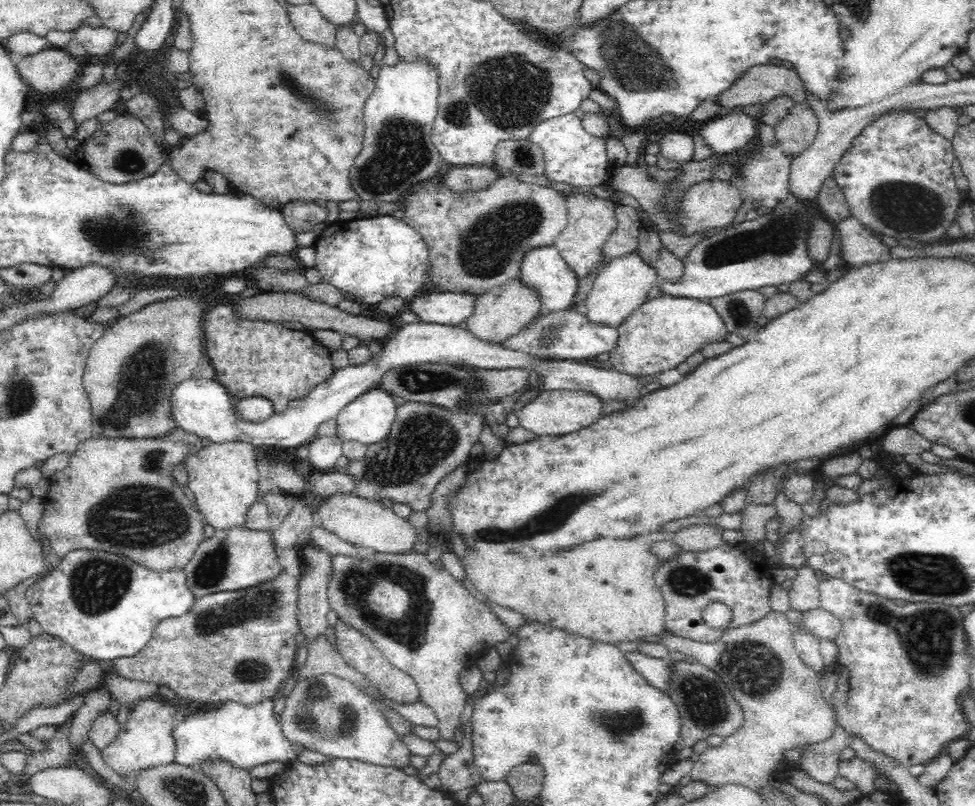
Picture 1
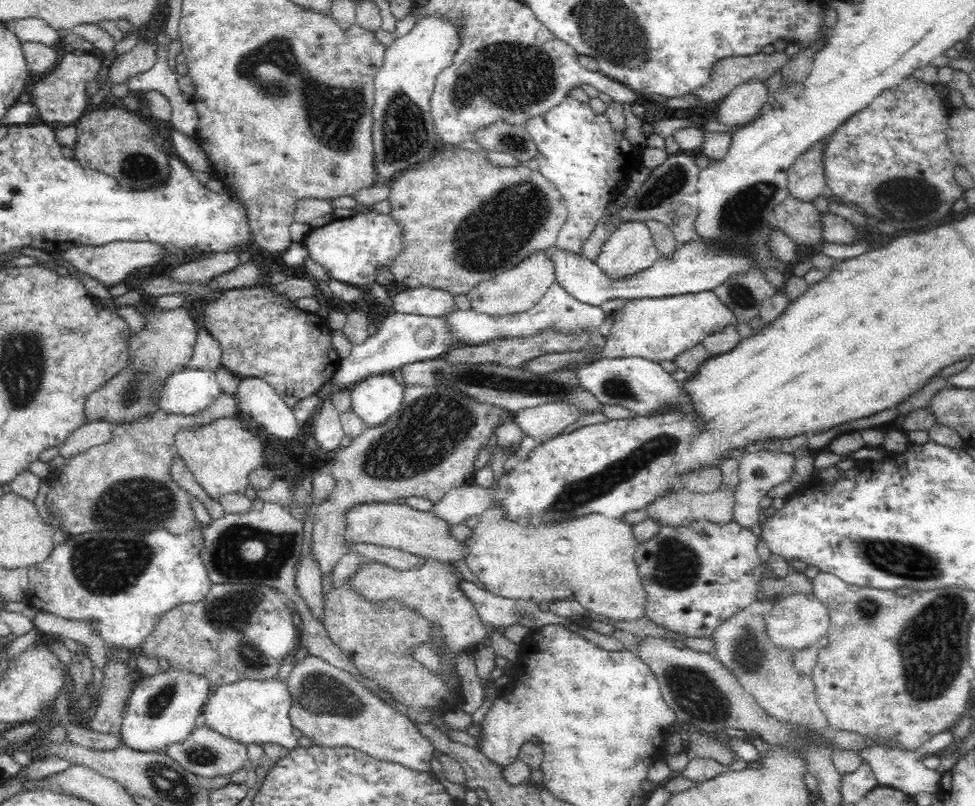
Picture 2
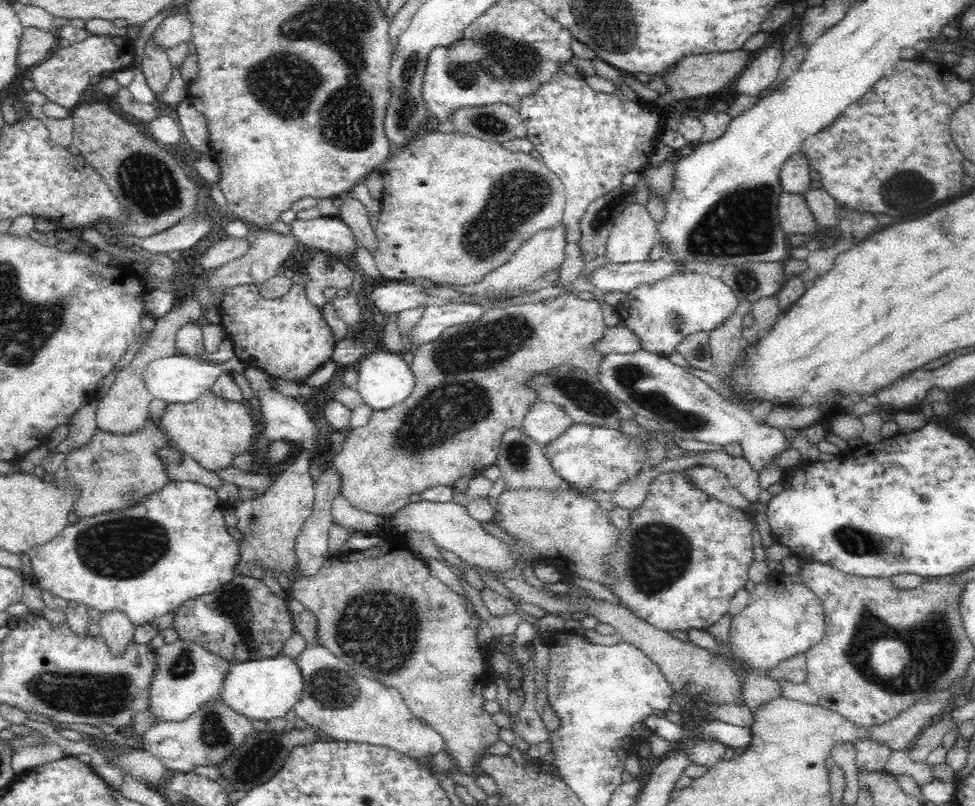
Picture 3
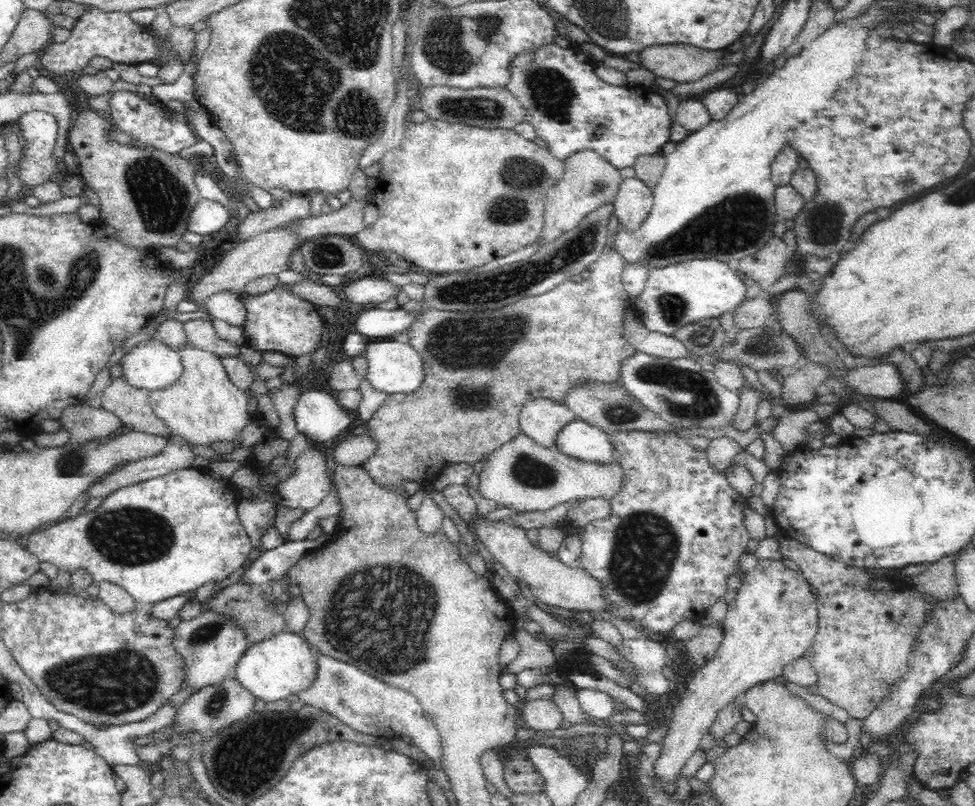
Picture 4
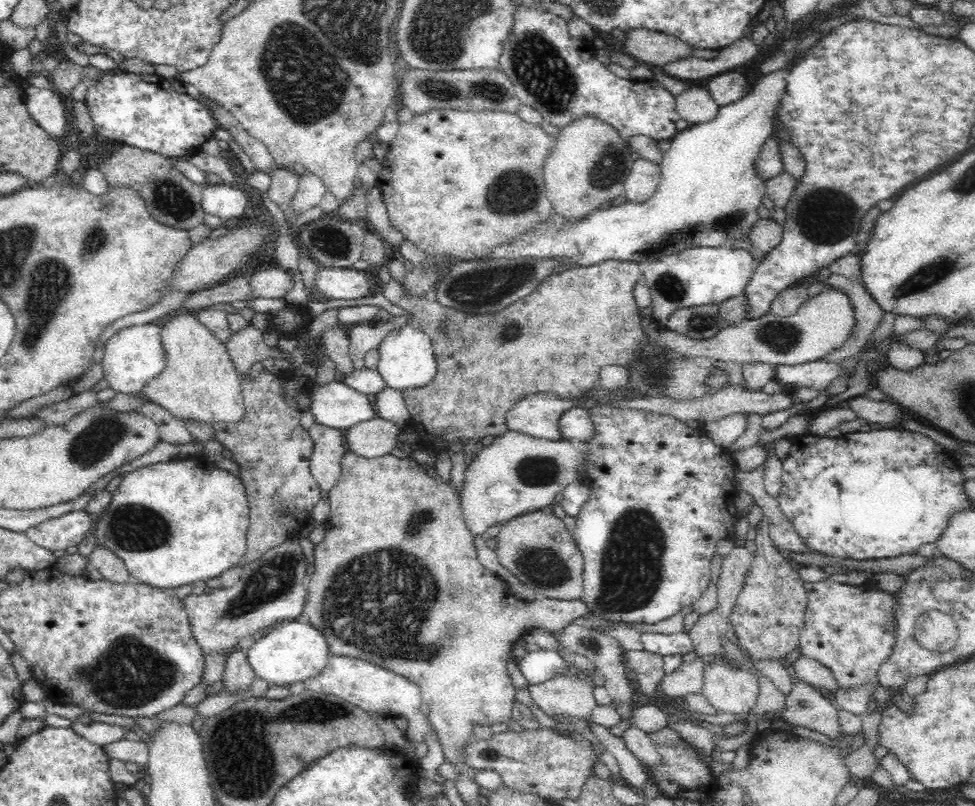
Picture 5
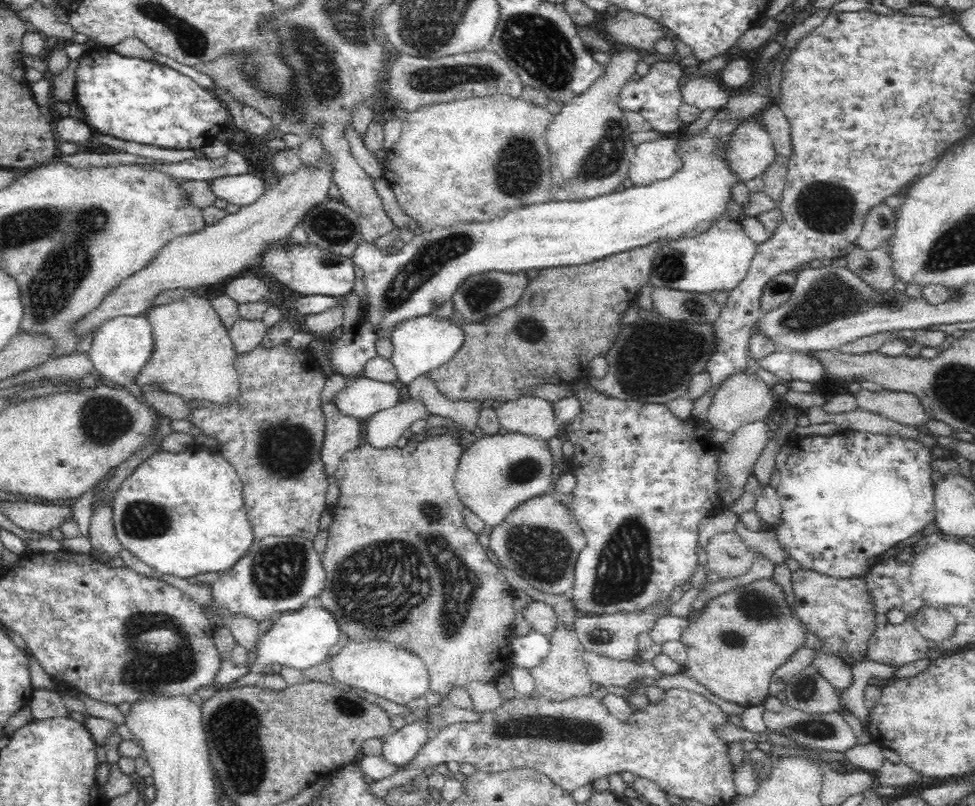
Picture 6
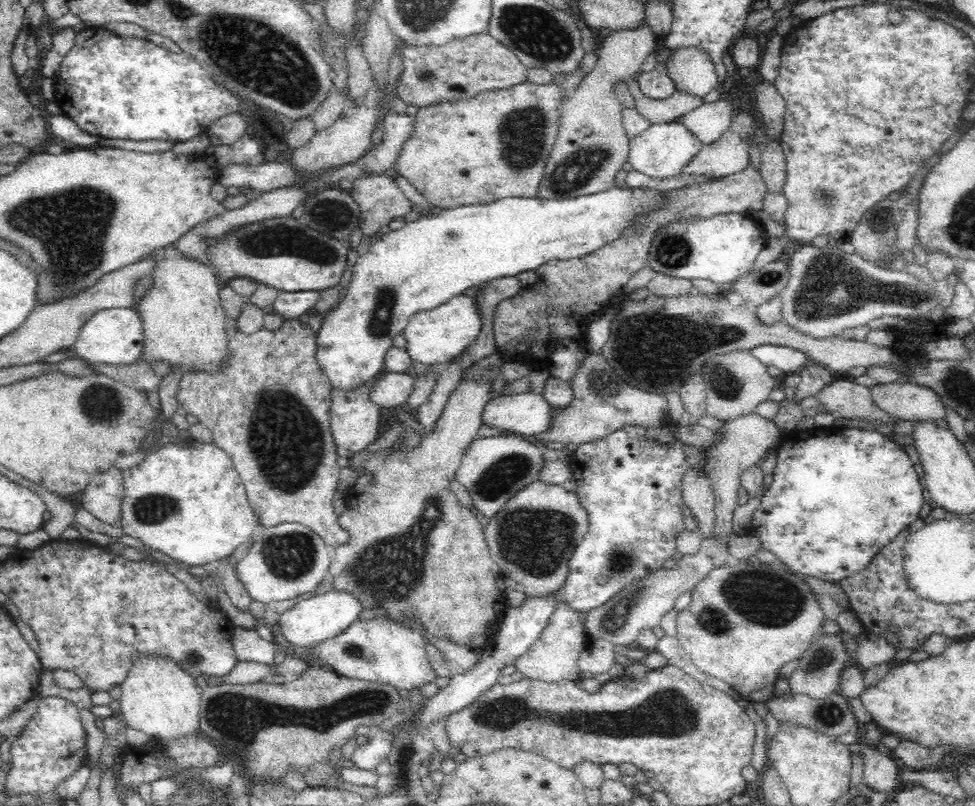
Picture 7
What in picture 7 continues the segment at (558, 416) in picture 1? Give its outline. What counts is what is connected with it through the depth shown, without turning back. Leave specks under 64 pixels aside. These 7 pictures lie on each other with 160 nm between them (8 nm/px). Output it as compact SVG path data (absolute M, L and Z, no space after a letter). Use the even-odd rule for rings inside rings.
M524 392L488 401L481 419L490 428L510 430L516 436L534 436L549 429L553 415L552 406L542 394Z

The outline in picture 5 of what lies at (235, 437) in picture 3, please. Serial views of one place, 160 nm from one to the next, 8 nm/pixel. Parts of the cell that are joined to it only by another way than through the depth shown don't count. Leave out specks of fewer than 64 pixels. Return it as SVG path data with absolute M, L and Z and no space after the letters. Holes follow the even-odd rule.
M178 310L160 319L161 343L165 352L164 368L143 386L142 393L152 403L170 411L177 419L237 421L245 413L241 376L211 328L200 321L197 310Z

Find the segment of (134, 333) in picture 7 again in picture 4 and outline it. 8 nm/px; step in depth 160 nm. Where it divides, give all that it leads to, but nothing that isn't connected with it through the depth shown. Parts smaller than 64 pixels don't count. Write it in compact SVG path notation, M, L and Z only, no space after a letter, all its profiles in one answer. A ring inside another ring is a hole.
M150 337L124 349L119 361L121 378L130 388L164 388L178 380L182 372L178 351Z

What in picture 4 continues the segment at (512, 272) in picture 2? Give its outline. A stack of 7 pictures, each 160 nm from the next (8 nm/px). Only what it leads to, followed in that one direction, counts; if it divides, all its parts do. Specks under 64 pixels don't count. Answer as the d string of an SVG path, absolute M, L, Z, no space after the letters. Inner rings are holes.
M590 148L576 150L563 162L564 168L547 190L545 198L544 230L539 245L562 236L562 233L576 228L590 212L613 203L624 178L620 169L599 152Z

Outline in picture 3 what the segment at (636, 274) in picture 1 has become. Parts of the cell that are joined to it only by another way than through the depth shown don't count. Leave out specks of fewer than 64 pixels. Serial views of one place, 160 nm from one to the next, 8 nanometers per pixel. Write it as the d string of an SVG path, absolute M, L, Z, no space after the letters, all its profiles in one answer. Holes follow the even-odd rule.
M630 203L620 210L606 245L607 262L627 263L646 261L657 243L656 221L648 207Z

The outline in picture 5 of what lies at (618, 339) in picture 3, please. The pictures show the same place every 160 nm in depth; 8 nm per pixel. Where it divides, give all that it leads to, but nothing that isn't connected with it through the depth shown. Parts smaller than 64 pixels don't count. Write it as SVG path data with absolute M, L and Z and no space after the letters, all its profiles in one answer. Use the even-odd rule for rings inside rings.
M824 286L818 294L808 294L802 299L791 315L780 316L768 312L760 318L726 326L715 337L702 341L660 327L658 343L668 351L686 355L686 358L706 356L710 360L734 361L738 364L762 361L774 366L793 365L822 359L830 351L840 348L855 330L856 309L852 305L852 297L840 288Z

